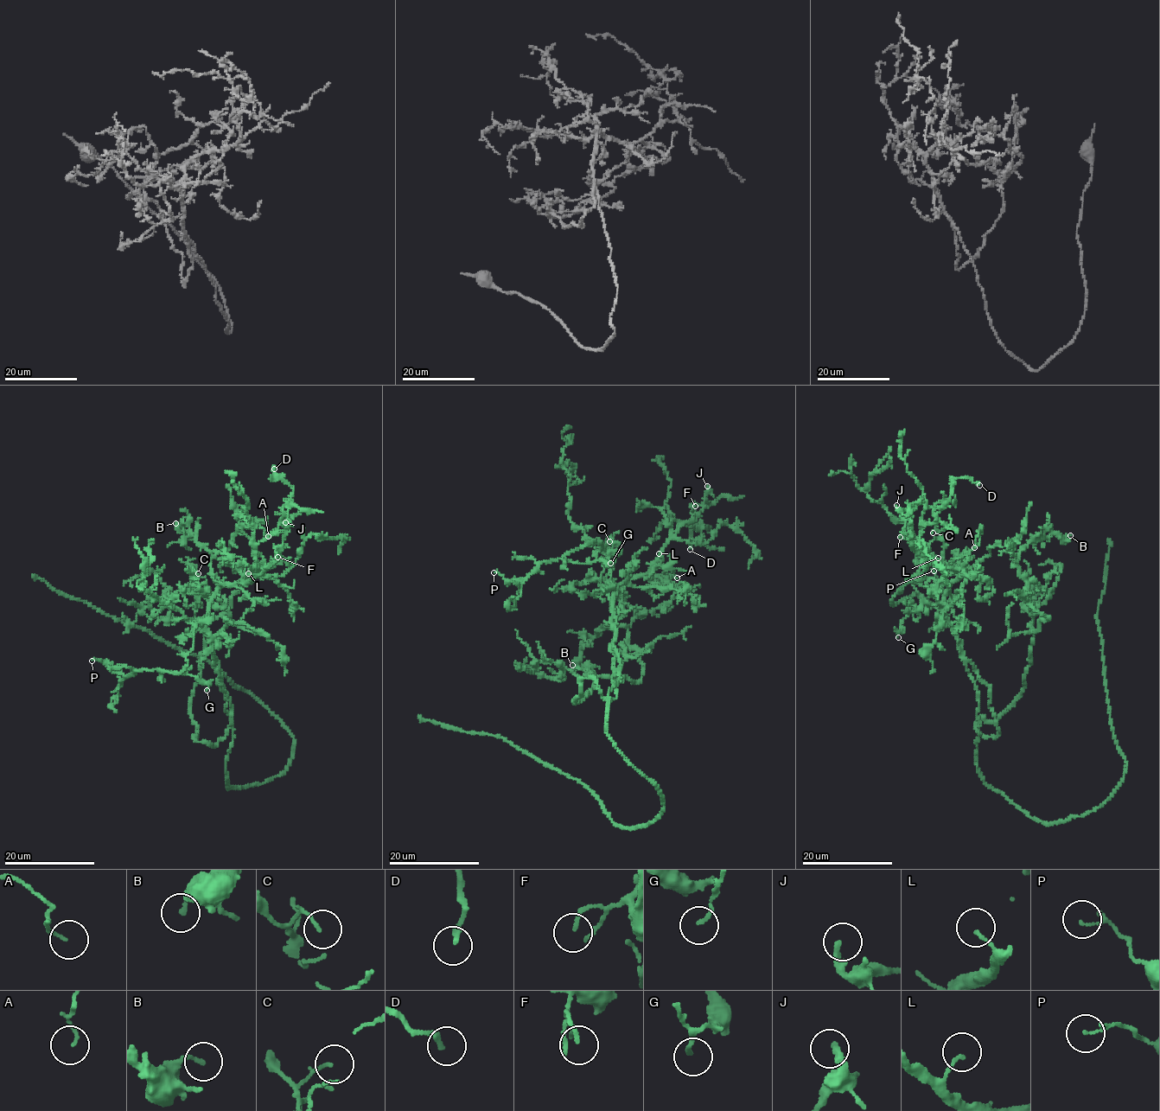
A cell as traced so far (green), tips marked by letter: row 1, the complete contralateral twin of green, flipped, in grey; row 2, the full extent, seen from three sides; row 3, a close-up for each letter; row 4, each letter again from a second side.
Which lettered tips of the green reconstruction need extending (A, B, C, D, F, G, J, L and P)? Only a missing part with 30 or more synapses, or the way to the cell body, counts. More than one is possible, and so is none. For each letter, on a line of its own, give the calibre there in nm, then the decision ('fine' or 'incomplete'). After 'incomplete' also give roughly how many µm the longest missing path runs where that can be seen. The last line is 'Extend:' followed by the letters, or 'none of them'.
A: 120 nm | fine
B: 160 nm | fine
C: 110 nm | fine
D: 190 nm | fine
F: 140 nm | fine
G: 130 nm | fine
J: 200 nm | fine
L: 120 nm | fine
P: 70 nm | fine
Extend: none of them

